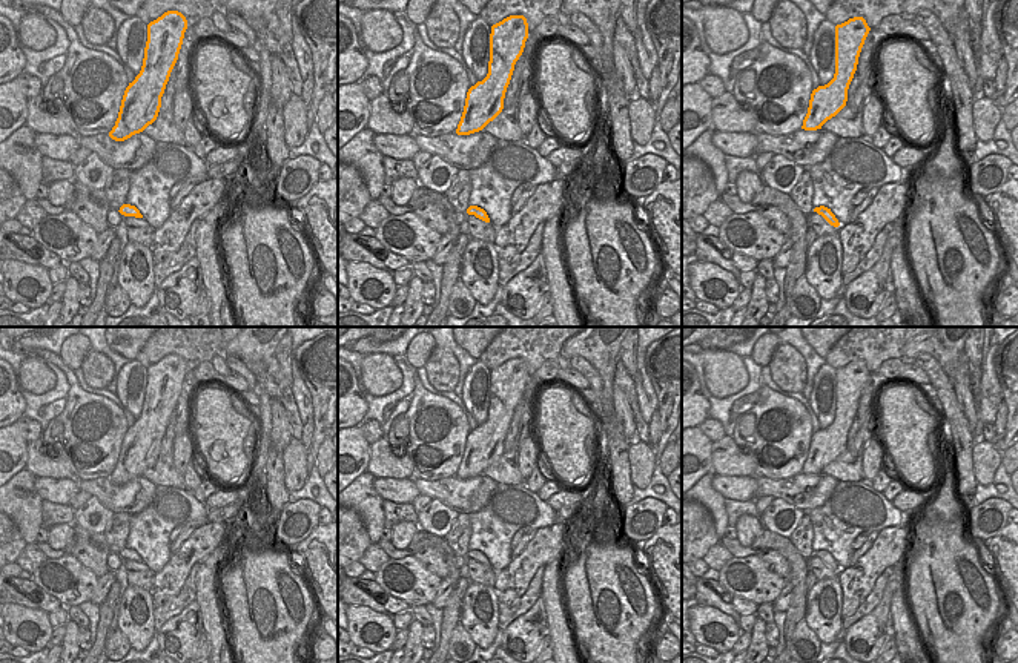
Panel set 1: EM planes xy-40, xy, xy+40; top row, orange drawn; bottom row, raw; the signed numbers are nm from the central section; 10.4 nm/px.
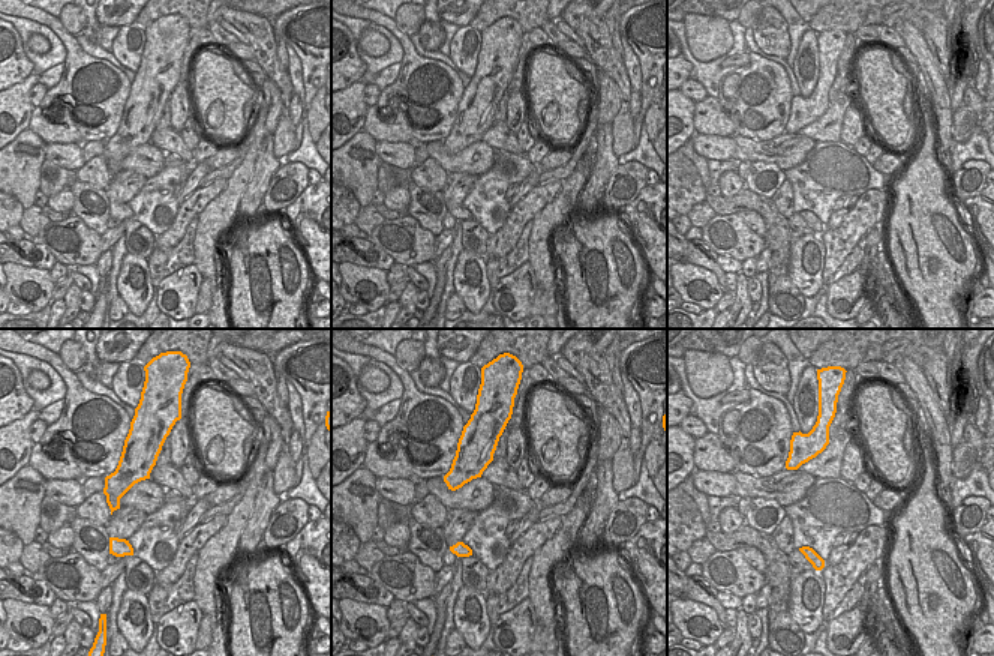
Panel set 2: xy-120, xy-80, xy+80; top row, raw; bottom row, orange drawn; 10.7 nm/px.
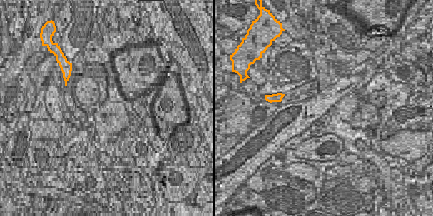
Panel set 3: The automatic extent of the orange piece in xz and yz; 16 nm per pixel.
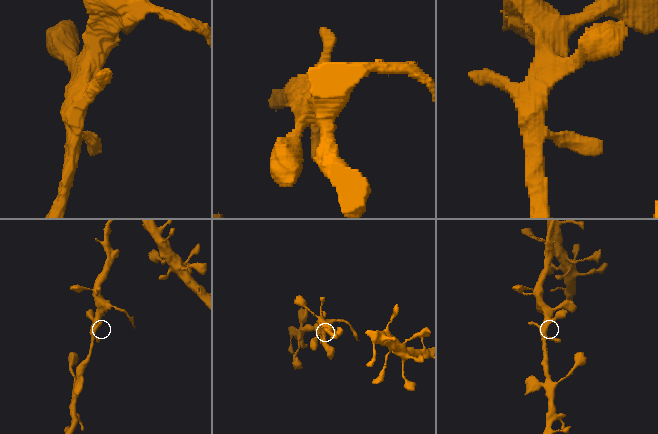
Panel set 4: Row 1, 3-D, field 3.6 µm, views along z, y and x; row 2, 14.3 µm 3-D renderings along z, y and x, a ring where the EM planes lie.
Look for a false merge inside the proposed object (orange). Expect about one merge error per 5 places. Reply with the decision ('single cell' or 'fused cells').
single cell

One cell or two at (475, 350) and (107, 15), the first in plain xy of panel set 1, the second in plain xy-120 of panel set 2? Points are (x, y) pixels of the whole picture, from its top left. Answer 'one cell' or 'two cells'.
one cell

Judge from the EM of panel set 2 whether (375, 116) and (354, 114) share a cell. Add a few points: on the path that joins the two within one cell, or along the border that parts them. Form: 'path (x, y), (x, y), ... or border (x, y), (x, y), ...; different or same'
border (368, 107), (363, 129); different

